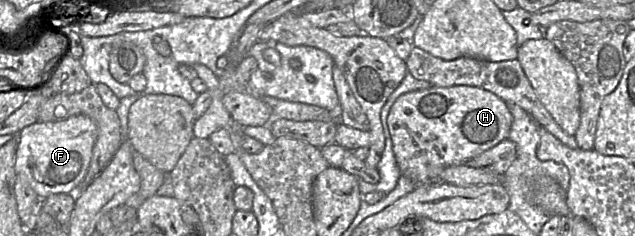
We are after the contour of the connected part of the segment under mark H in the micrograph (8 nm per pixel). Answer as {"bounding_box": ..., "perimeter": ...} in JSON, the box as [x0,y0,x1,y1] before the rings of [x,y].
{"bounding_box":[387,86,513,185],"perimeter":[[[430,86],[399,96],[387,117],[392,147],[401,175],[416,185],[439,183],[442,170],[472,158],[508,139],[513,122],[508,104],[476,86]]]}

